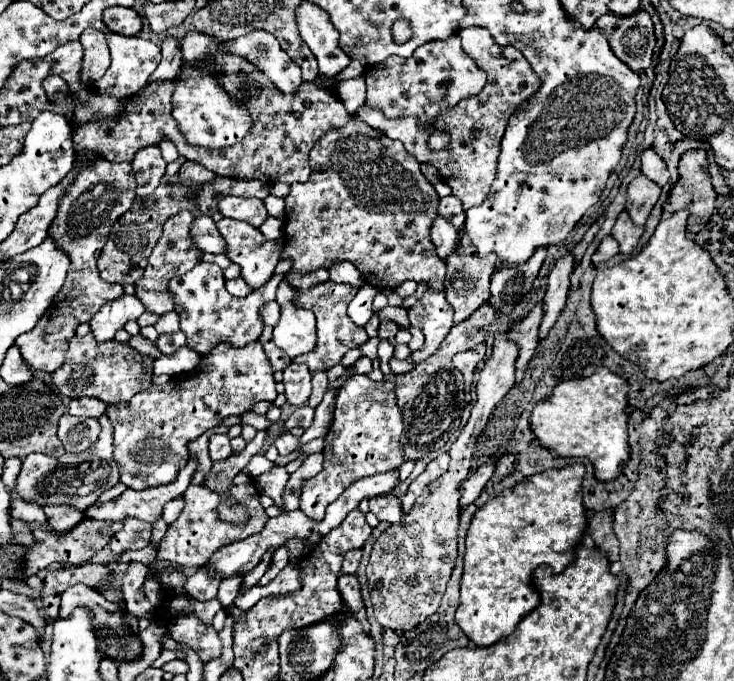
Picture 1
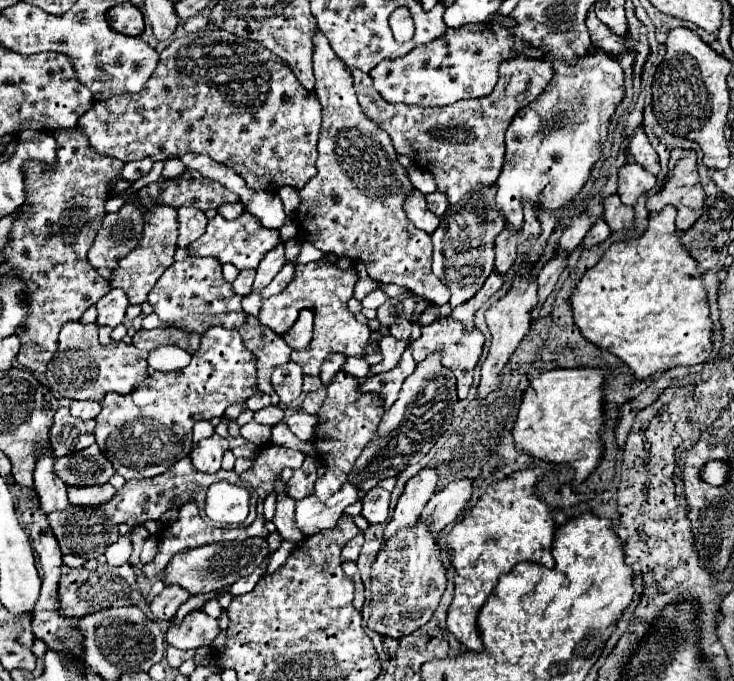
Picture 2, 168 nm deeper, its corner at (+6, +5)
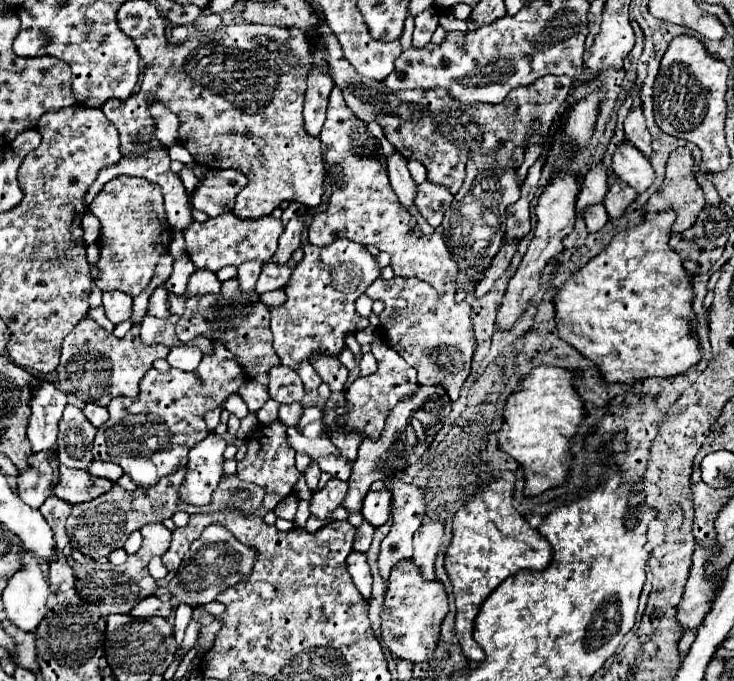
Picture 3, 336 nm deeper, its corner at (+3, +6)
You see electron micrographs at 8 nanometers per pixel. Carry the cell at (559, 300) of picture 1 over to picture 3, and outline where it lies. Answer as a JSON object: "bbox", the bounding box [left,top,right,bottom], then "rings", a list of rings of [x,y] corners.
{"bbox":[576,165,608,217],"rings":[[[594,165],[586,179],[584,179],[584,185],[582,185],[582,191],[576,199],[576,217],[582,217],[584,209],[590,207],[590,205],[598,205],[598,203],[604,203],[604,197],[606,197],[606,191],[608,191],[608,181],[606,181],[606,171],[604,171],[604,165]]]}

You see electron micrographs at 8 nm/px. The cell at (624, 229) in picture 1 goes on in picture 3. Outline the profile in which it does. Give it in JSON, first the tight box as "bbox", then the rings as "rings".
{"bbox":[604,179,636,219],"rings":[[[616,179],[606,193],[604,207],[612,219],[618,219],[634,203],[634,199],[636,199],[636,191],[628,189],[628,185],[624,185],[624,181]]]}

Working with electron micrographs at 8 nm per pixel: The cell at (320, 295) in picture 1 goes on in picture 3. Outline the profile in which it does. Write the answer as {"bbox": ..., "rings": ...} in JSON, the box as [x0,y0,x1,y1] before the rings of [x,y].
{"bbox":[270,239,380,371],"rings":[[[340,239],[326,247],[306,245],[304,259],[296,265],[288,285],[282,289],[286,293],[284,305],[270,307],[274,349],[282,365],[298,371],[300,363],[312,361],[316,355],[340,355],[346,347],[346,335],[354,335],[360,321],[354,301],[378,275],[380,267],[360,243]]]}

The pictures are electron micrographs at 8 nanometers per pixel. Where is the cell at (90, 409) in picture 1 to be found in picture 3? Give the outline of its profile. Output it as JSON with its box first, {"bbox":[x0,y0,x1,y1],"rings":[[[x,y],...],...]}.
{"bbox":[82,403,108,427],"rings":[[[86,403],[84,409],[82,409],[82,413],[84,413],[84,417],[86,417],[94,427],[100,427],[102,423],[108,421],[108,411],[106,411],[106,407],[100,407],[100,405],[96,405],[96,403]]]}

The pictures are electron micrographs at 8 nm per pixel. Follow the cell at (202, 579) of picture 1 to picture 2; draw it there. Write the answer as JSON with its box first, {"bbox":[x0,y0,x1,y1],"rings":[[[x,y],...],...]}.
{"bbox":[149,586,189,620],"rings":[[[167,586],[159,596],[149,602],[149,612],[157,620],[171,620],[175,616],[175,610],[189,598],[187,590],[181,590],[181,586]]]}

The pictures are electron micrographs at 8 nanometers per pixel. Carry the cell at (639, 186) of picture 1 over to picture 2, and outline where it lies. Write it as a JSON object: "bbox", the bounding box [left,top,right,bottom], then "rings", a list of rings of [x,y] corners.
{"bbox":[617,162,657,206],"rings":[[[637,162],[623,164],[619,168],[619,172],[617,172],[617,178],[619,178],[619,190],[617,190],[617,194],[621,196],[621,202],[629,204],[629,206],[635,206],[637,198],[643,192],[649,192],[655,186],[655,182],[657,182],[655,176],[649,174]]]}

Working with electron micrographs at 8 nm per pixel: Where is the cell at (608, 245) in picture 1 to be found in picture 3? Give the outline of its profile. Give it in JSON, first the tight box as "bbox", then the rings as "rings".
{"bbox":[584,205,608,233],"rings":[[[594,205],[592,209],[584,211],[584,221],[586,221],[588,233],[598,233],[606,225],[608,213],[606,213],[606,209],[602,205]]]}

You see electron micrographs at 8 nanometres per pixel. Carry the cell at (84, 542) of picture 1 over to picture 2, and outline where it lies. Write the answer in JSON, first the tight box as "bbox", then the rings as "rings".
{"bbox":[49,458,239,558],"rings":[[[181,458],[175,462],[165,474],[159,474],[155,478],[147,480],[129,480],[123,484],[121,490],[115,492],[115,496],[99,506],[67,506],[65,510],[55,510],[49,514],[49,524],[53,528],[53,534],[57,536],[57,542],[63,550],[63,554],[73,554],[79,558],[91,558],[103,554],[103,550],[113,544],[119,538],[119,524],[129,526],[141,526],[147,520],[159,520],[171,506],[183,506],[191,500],[199,506],[201,514],[205,510],[205,498],[207,488],[219,480],[227,480],[237,484],[239,478],[235,472],[219,470],[215,474],[201,474],[193,470],[193,464],[189,458]]]}

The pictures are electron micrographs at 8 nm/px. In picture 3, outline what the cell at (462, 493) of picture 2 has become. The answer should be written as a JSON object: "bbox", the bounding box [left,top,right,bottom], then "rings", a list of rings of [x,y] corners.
{"bbox":[414,521,444,577],"rings":[[[432,521],[420,525],[420,529],[414,535],[414,561],[420,565],[424,577],[434,577],[434,561],[438,555],[438,549],[444,539],[444,523]]]}

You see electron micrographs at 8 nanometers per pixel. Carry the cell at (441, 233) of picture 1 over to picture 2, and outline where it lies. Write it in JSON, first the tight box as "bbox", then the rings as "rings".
{"bbox":[405,192,439,234],"rings":[[[415,192],[409,194],[409,198],[405,198],[405,216],[421,230],[425,230],[427,234],[433,234],[435,228],[439,226],[439,218],[429,212],[427,208],[427,202],[425,202],[425,196],[421,192]]]}

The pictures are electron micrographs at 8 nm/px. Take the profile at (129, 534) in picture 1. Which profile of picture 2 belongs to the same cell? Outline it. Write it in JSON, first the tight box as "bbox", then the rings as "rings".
{"bbox":[105,536,131,566],"rings":[[[121,536],[115,544],[111,544],[105,552],[105,558],[107,558],[107,564],[113,564],[113,566],[121,566],[129,560],[131,556],[131,540],[129,536]]]}

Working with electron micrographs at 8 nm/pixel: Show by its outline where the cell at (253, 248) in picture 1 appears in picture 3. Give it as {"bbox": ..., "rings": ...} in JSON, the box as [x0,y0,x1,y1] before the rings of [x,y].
{"bbox":[184,211,284,273],"rings":[[[228,211],[204,223],[192,223],[188,229],[184,229],[184,239],[186,239],[190,261],[198,269],[204,267],[216,273],[218,269],[228,267],[228,265],[238,267],[246,261],[270,261],[276,251],[282,229],[284,225],[280,223],[280,219],[274,219],[270,215],[264,215],[258,219],[240,219]]]}

